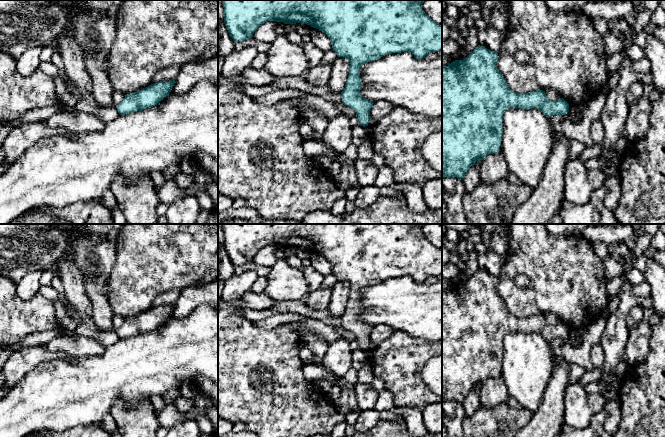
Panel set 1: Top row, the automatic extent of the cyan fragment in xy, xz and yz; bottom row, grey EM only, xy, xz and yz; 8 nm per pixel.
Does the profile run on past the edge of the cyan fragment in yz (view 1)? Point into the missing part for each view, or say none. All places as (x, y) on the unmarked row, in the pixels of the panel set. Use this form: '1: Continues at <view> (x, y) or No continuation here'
1: No continuation here

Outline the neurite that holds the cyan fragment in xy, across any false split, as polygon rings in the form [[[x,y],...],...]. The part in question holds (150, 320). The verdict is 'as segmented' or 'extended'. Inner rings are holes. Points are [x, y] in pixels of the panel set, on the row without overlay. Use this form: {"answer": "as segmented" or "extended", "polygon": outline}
{"answer": "as segmented", "polygon": [[[175,304],[158,306],[137,316],[126,318],[116,332],[120,339],[125,339],[153,331],[169,319],[174,308]]]}

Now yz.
{"answer": "as segmented", "polygon": [[[478,269],[464,284],[455,284],[449,290],[442,290],[442,403],[445,401],[463,403],[476,386],[482,385],[489,378],[499,376],[503,357],[503,338],[507,333],[537,332],[547,341],[565,339],[569,336],[569,328],[563,322],[551,325],[543,314],[526,318],[512,315],[496,291],[497,284],[498,276]]]}

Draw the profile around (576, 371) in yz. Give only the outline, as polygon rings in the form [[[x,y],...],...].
[[[571,363],[569,377],[568,377],[568,386],[577,382],[585,372],[587,371],[582,366]]]

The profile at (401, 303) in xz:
[[[408,275],[386,278],[360,292],[362,311],[359,319],[371,326],[387,325],[394,330],[407,333],[411,337],[431,341],[442,340],[442,281],[427,285],[417,283]]]

